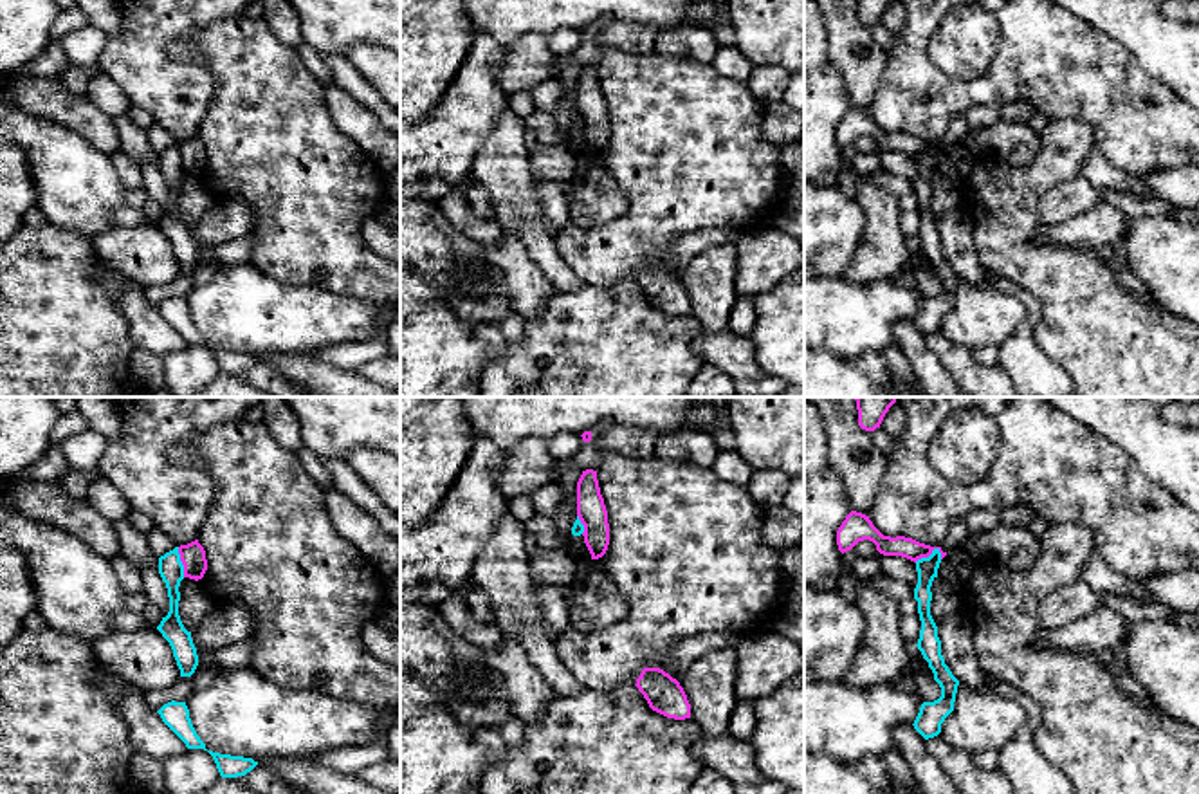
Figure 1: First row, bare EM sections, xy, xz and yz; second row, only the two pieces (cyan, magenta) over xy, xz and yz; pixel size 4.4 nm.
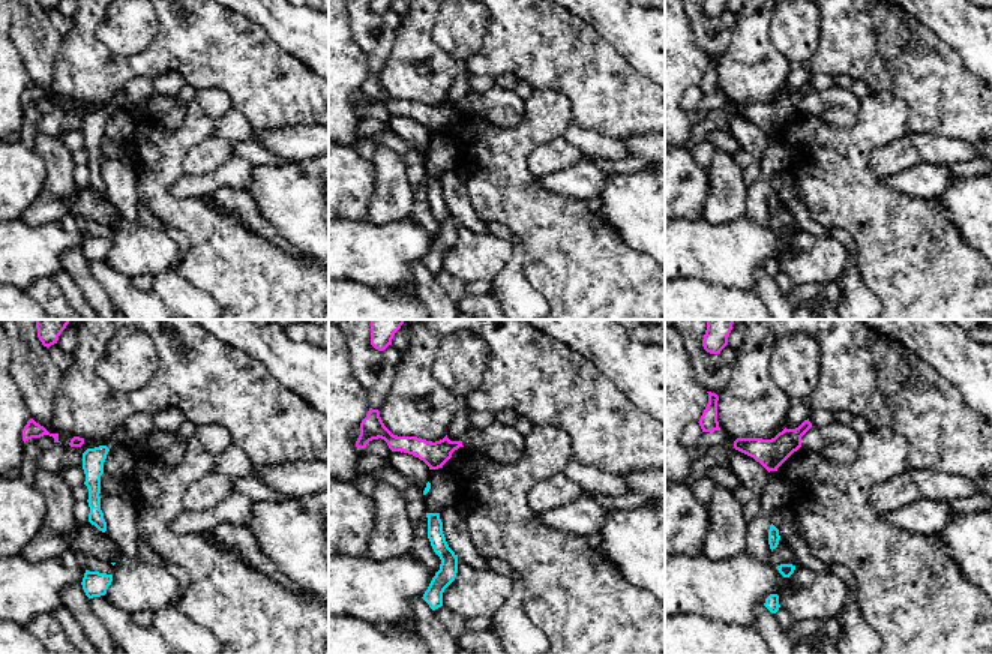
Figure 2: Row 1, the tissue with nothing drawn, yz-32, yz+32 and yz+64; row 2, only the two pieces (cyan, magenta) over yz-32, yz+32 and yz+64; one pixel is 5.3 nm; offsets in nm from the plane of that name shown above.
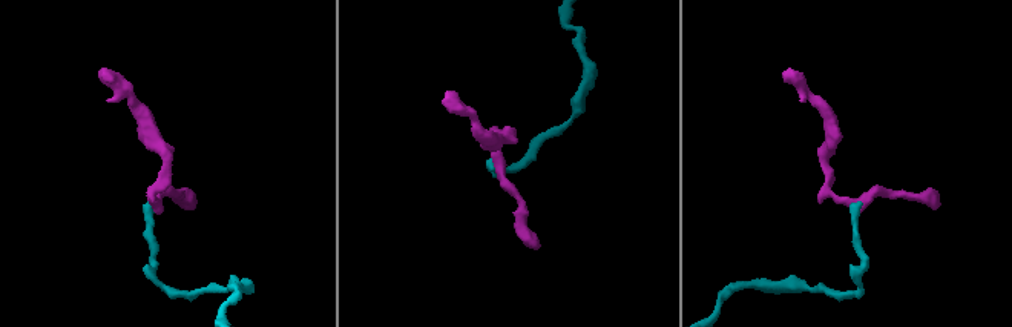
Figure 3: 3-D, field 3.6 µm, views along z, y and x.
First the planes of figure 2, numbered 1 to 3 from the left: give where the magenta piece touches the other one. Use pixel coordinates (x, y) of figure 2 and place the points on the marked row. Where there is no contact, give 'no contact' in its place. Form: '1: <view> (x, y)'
1: no contact
2: no contact
3: no contact

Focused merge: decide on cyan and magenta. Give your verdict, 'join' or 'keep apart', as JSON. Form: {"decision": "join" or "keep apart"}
{"decision": "keep apart"}

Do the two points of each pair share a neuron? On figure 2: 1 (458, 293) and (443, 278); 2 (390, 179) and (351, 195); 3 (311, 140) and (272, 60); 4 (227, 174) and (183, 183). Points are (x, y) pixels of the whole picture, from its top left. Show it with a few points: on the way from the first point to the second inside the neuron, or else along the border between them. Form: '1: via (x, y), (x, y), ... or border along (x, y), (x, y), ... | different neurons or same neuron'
1: via (455, 290), (446, 281) | same neuron
2: border along (372, 161), (375, 183), (363, 218) | different neurons
3: border along (312, 125), (285, 125), (270, 129) | different neurons
4: via (216, 180), (194, 183) | same neuron

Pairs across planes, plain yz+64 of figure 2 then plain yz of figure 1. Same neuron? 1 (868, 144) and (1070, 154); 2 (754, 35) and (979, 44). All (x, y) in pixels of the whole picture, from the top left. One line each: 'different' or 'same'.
1: same
2: different

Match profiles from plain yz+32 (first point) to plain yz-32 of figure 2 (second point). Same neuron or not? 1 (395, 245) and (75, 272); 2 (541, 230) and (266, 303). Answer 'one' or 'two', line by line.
1: two
2: one

